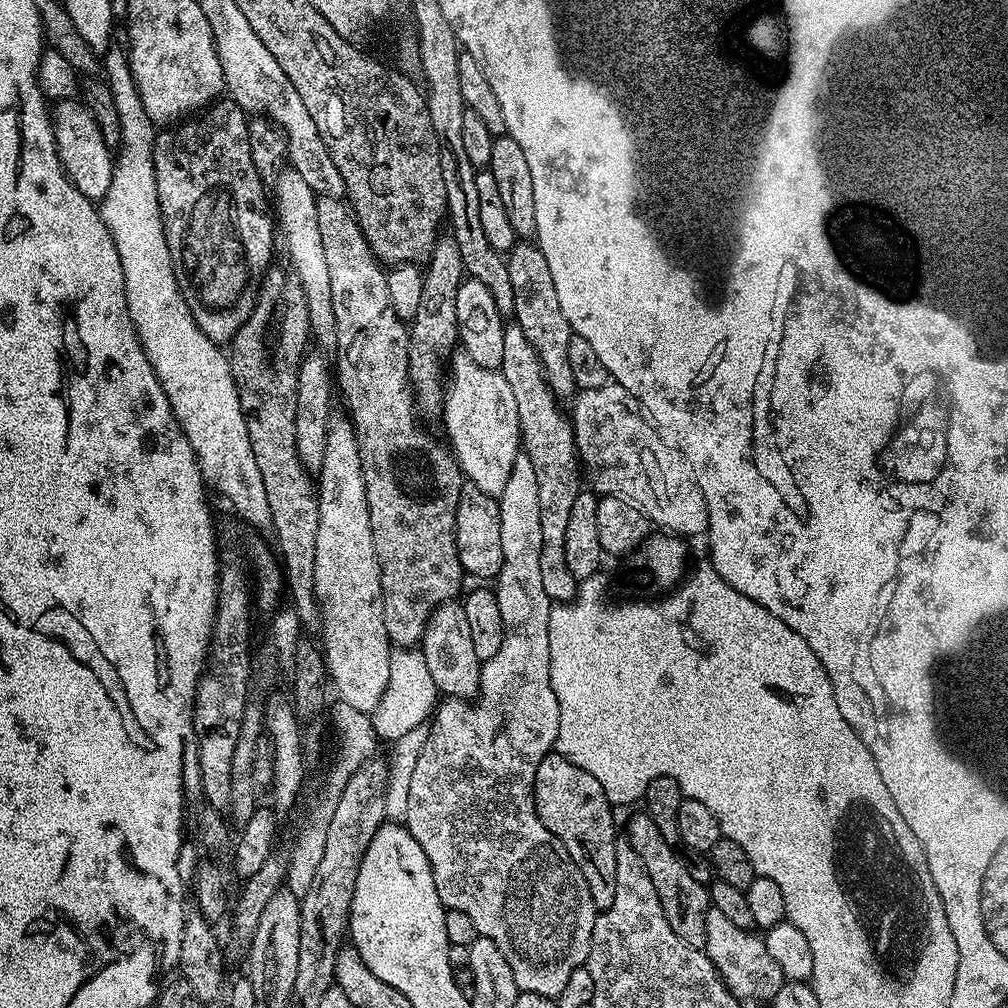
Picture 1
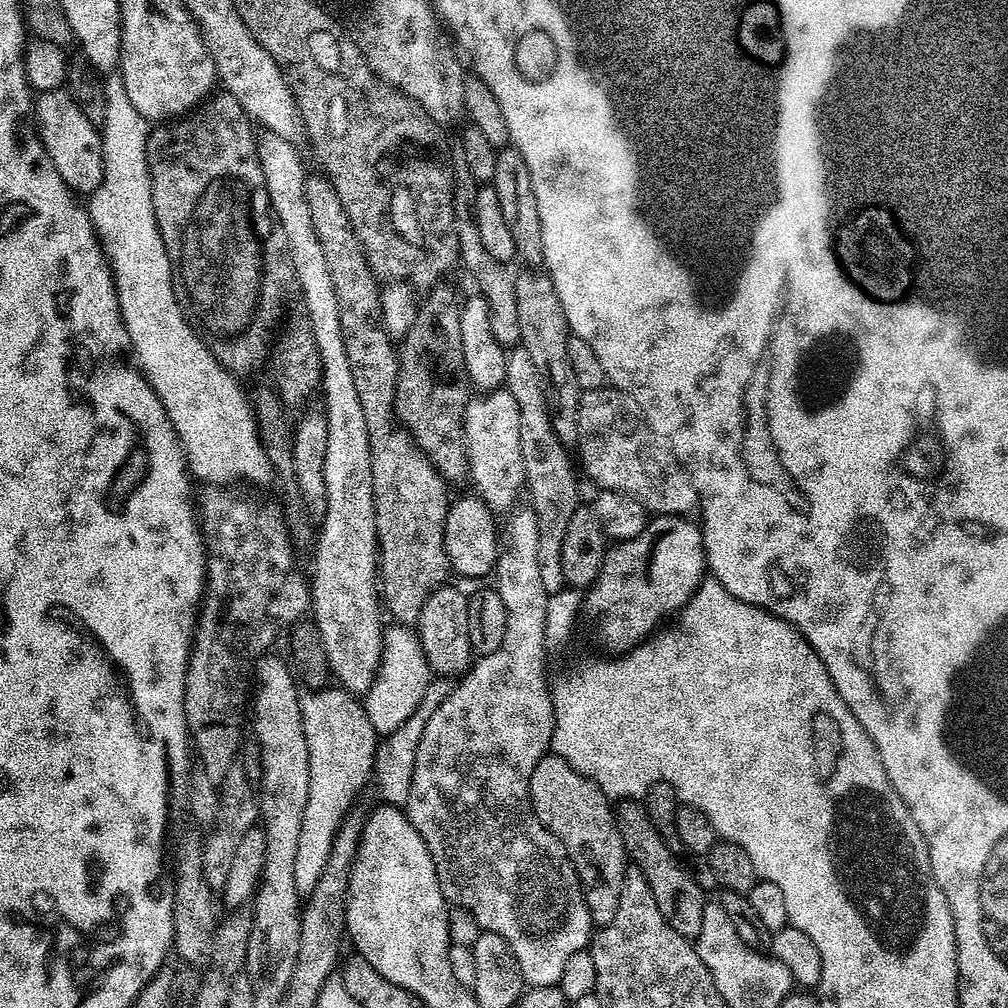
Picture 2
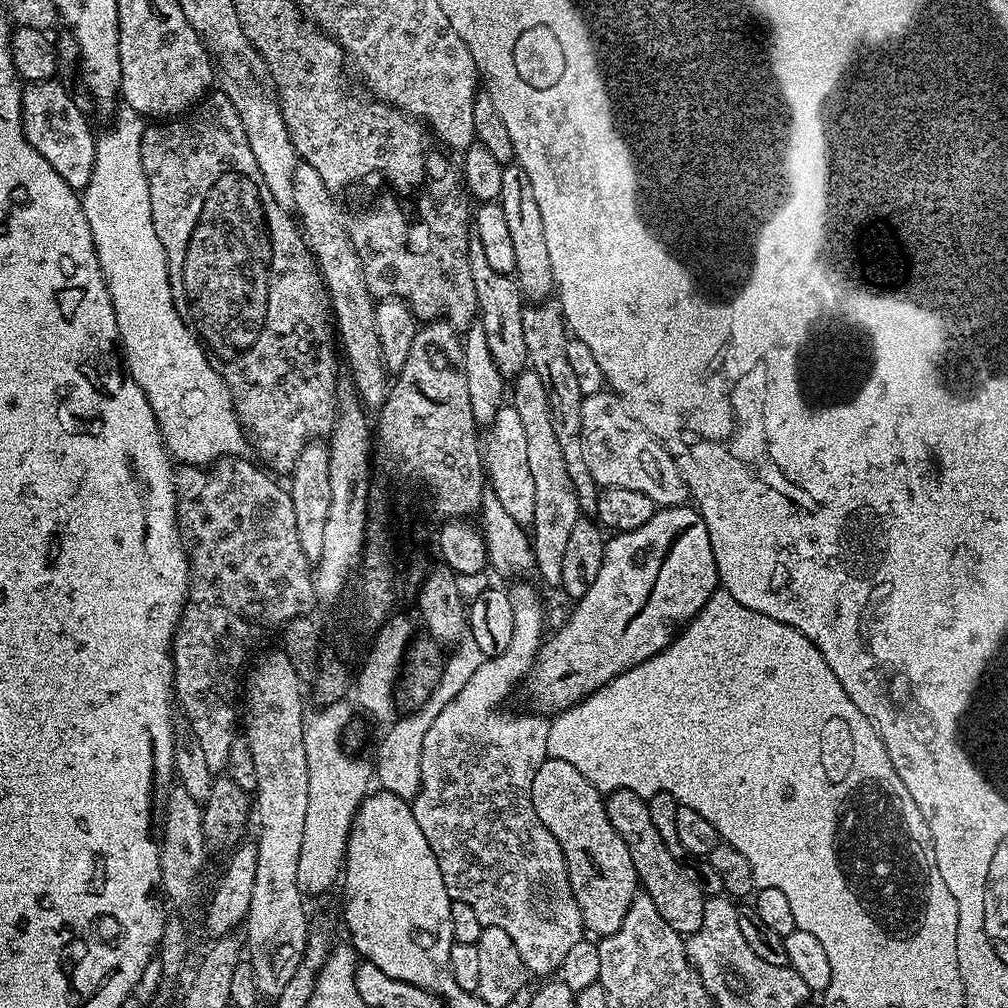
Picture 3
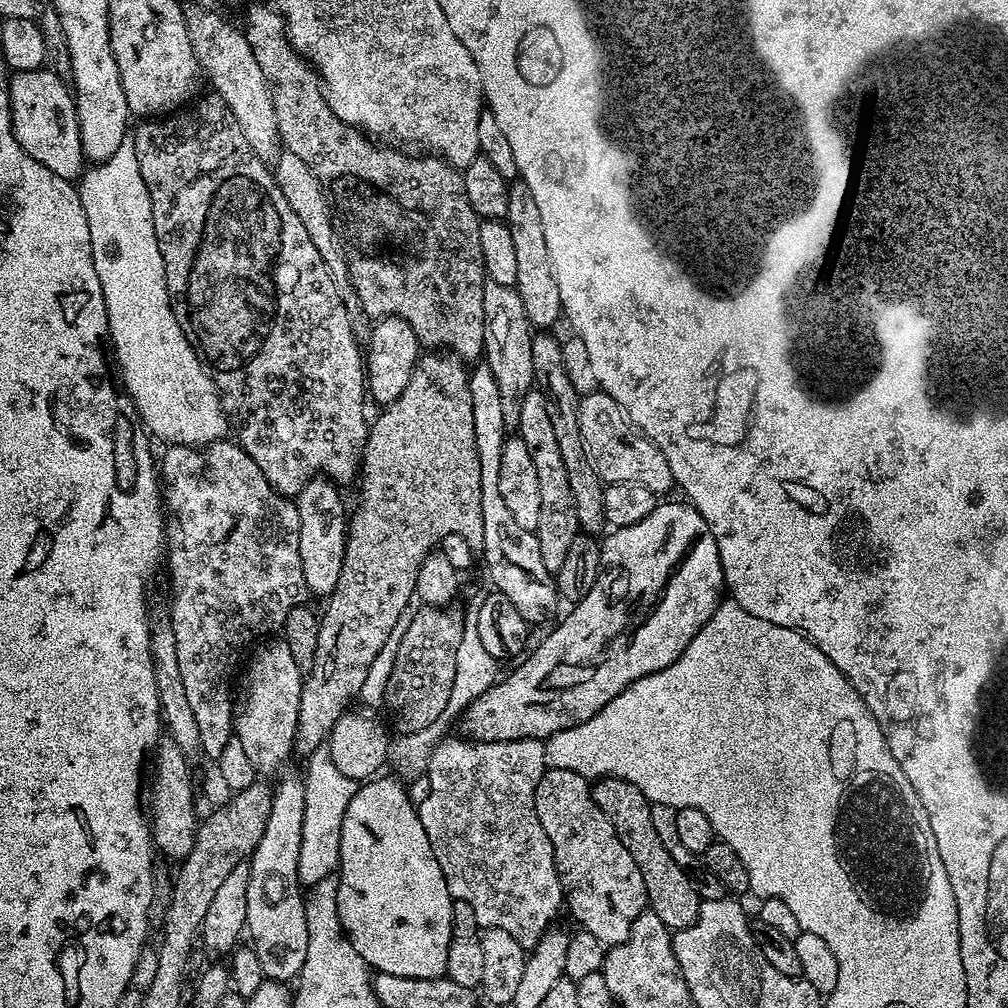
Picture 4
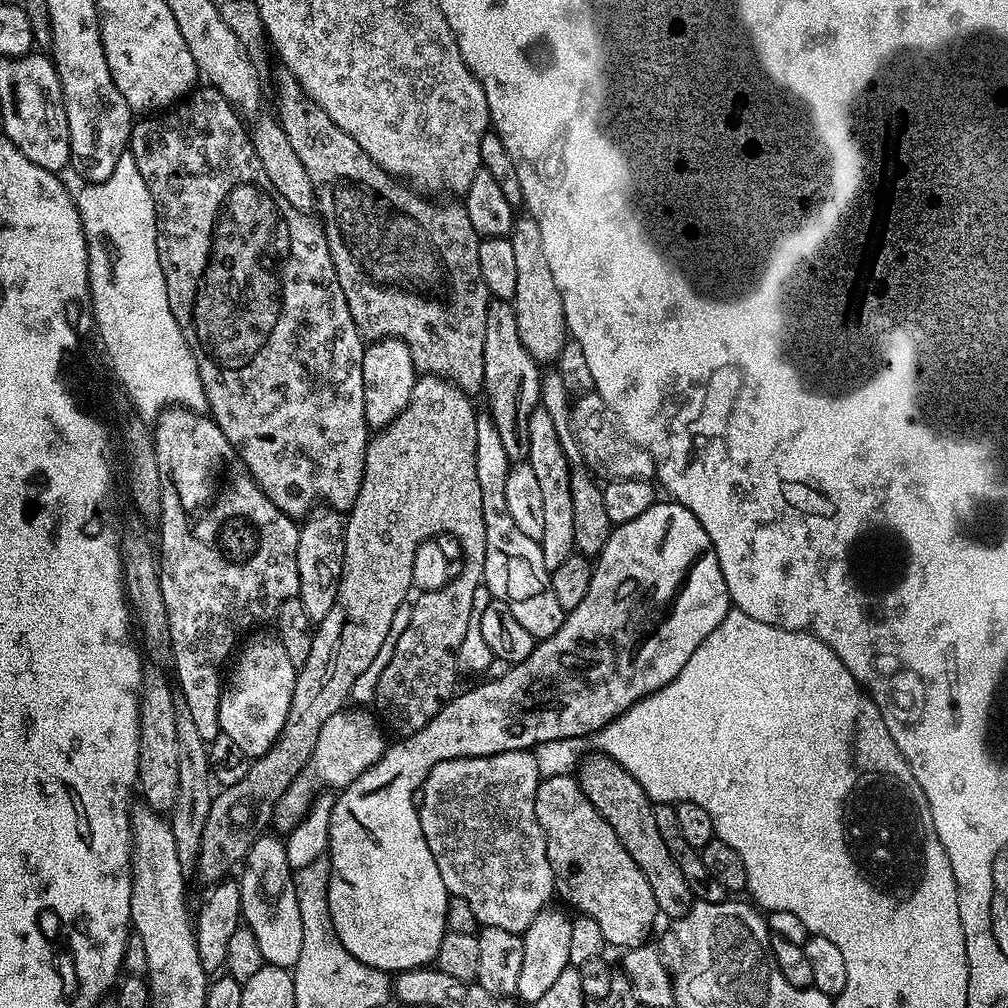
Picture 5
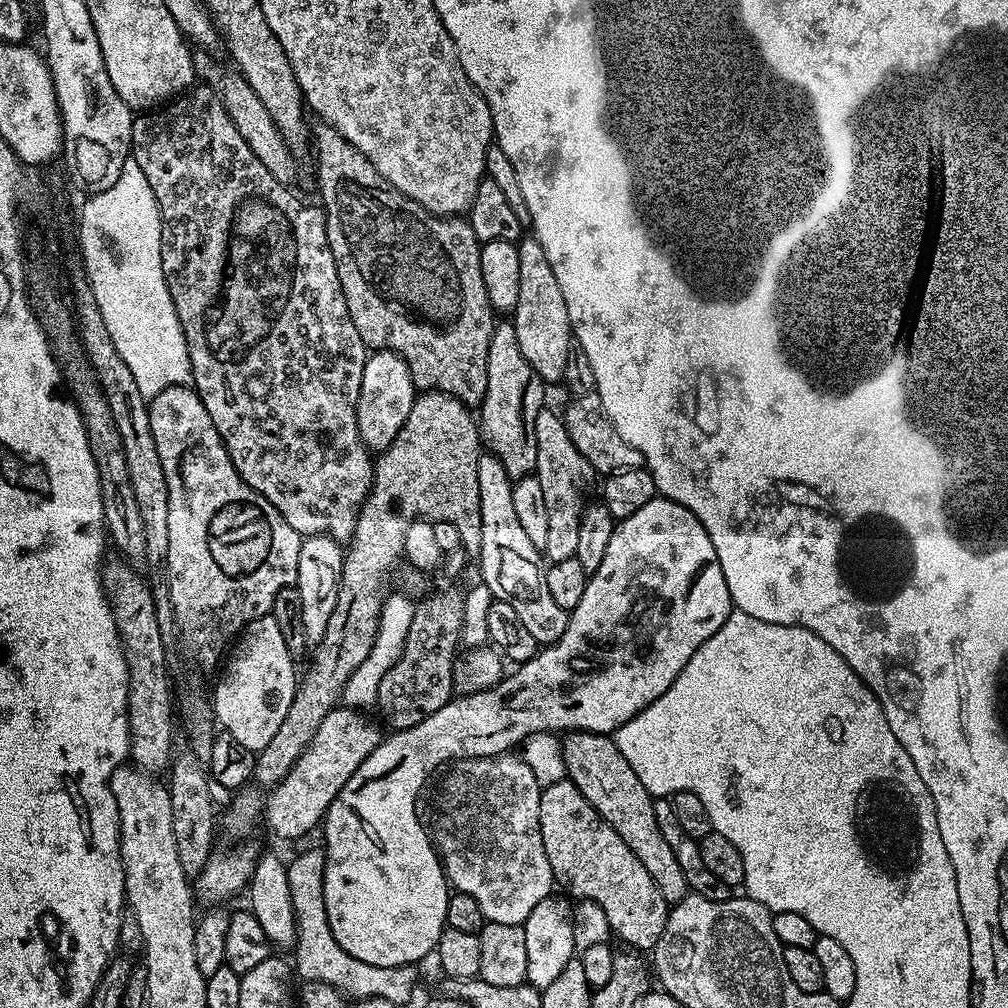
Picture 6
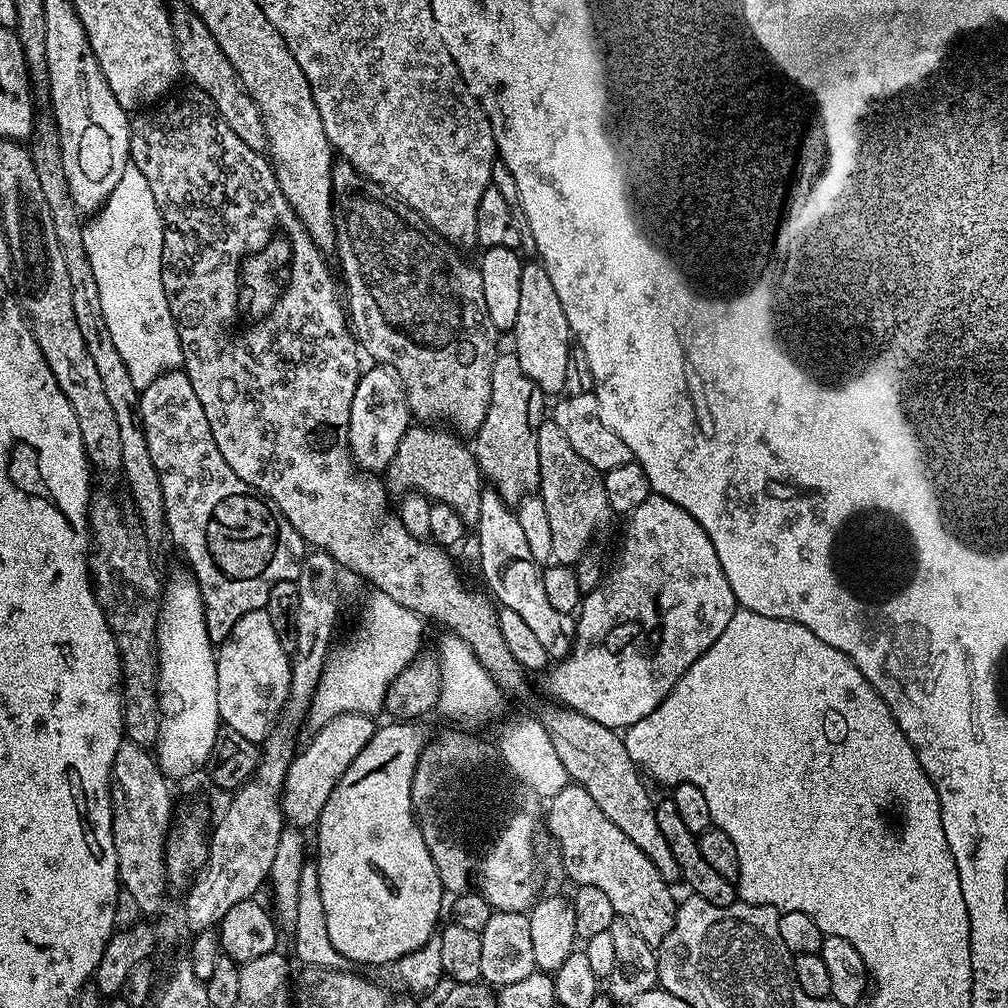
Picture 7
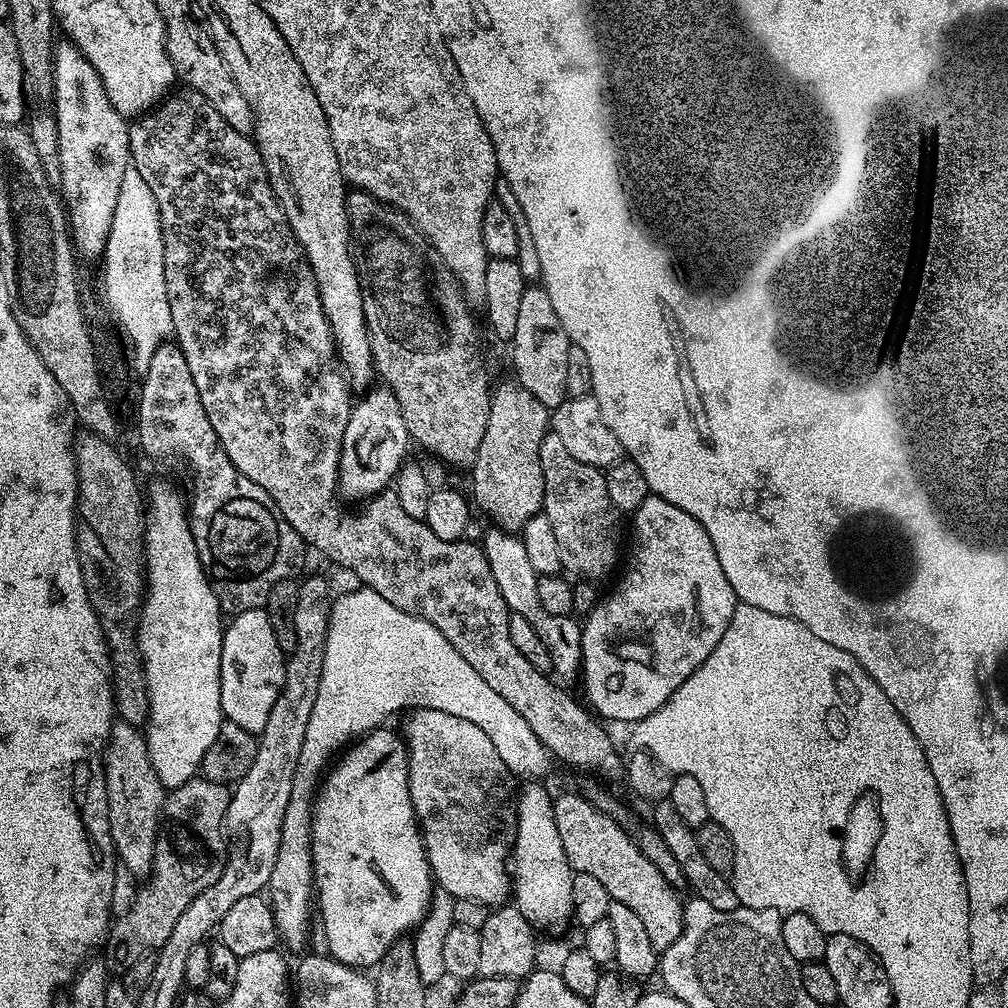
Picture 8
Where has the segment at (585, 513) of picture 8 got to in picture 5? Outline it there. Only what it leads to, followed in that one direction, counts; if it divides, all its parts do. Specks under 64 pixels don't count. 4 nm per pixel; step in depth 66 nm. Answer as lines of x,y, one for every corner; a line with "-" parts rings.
538,406
530,414
530,446
526,462
534,466
534,474
542,489
542,511
544,525
540,549
544,565
550,570
562,566
568,556
573,555
575,549
573,507
571,506
570,474
566,454
559,445
558,433
554,430
553,419
544,407

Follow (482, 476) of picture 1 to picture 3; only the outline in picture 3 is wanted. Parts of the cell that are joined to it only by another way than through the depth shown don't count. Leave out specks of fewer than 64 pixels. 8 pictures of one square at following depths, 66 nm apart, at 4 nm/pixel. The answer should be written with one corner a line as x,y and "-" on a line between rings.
505,406
487,425
488,436
482,440
482,455
487,487
502,502
506,514
514,518
514,522
525,526
531,525
534,518
534,477
530,474
530,462
526,455
526,433
522,427
522,418
518,418
518,410

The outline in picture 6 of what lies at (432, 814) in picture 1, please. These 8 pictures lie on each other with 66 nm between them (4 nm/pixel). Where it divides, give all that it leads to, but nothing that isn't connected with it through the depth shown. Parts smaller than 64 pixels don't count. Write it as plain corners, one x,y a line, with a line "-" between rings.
516,754
465,758
455,761
448,770
436,800
436,821
430,824
432,843
440,853
444,875
455,891
470,894
470,898
478,902
487,923
523,926
534,906
554,892
538,822
542,786
530,766

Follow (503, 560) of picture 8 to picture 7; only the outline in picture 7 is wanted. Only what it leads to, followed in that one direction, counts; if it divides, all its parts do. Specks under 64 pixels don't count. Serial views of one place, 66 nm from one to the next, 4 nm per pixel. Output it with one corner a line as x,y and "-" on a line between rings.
491,486
482,491
482,510
474,532
480,535
480,568
488,583
487,591
494,597
495,603
500,608
509,608
514,610
514,614
519,614
538,638
539,644
545,648
549,658
561,660
576,641
576,616
550,606
546,590
542,587
544,574
541,565
534,554
530,554
530,546
526,546
526,538
515,511

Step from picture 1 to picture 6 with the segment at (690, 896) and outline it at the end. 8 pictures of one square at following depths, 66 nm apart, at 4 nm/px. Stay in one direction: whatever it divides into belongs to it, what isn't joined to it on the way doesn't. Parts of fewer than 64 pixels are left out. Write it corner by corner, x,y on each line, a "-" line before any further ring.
570,732
563,737
564,771
567,779
598,810
598,814
634,850
634,858
646,866
646,874
654,878
654,886
658,886
658,894
664,901
678,904
682,898
690,895
688,883
682,874
682,866
678,866
678,858
674,858
674,850
662,838
662,830
658,830
658,822
654,818
654,798
638,782
638,774
630,770
630,762
622,758
622,750
618,750
615,739
603,732

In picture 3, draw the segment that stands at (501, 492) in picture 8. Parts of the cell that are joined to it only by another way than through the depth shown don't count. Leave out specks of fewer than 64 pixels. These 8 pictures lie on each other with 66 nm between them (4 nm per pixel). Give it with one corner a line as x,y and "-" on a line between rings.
474,238
468,242
470,274
474,277
474,294
478,294
480,307
478,322
486,330
486,342
490,345
490,354
498,365
498,370
505,378
515,378
529,367
525,343
525,331
522,330
523,312
526,307
525,297
519,284
512,276
498,274
490,267
486,254
482,254
482,242

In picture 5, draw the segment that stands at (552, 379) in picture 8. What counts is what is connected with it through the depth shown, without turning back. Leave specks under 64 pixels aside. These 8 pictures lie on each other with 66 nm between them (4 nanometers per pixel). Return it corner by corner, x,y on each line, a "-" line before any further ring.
517,215
512,232
507,238
514,250
518,273
518,290
514,301
518,334
522,337
522,344
526,346
526,350
530,350
536,361
555,361
570,333
564,317
562,294
558,290
558,282
554,282
550,262
546,262
546,250
542,247
542,226
532,215

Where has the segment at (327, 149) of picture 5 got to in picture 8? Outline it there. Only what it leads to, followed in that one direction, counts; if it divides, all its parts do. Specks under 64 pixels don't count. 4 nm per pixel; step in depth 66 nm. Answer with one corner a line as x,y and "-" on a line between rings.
352,190
346,196
348,202
348,226
350,229
350,247
352,260
356,264
356,273
360,279
360,292
364,295
364,317
370,338
372,351
372,367
377,377
381,376
383,383
392,391
394,398
398,398
398,406
402,410
402,418
406,422
406,430
413,441
416,440
422,447
449,460
456,468
471,469
474,458
478,454
478,446
482,446
482,437
486,434
486,422
490,422
490,402
492,401
492,388
488,384
488,372
484,369
484,352
480,349
480,332
476,329
476,320
468,309
469,297
465,296
464,288
458,278
440,258
438,250
432,248
432,243
416,229
412,219
393,208
390,204
383,204
375,200
369,192

